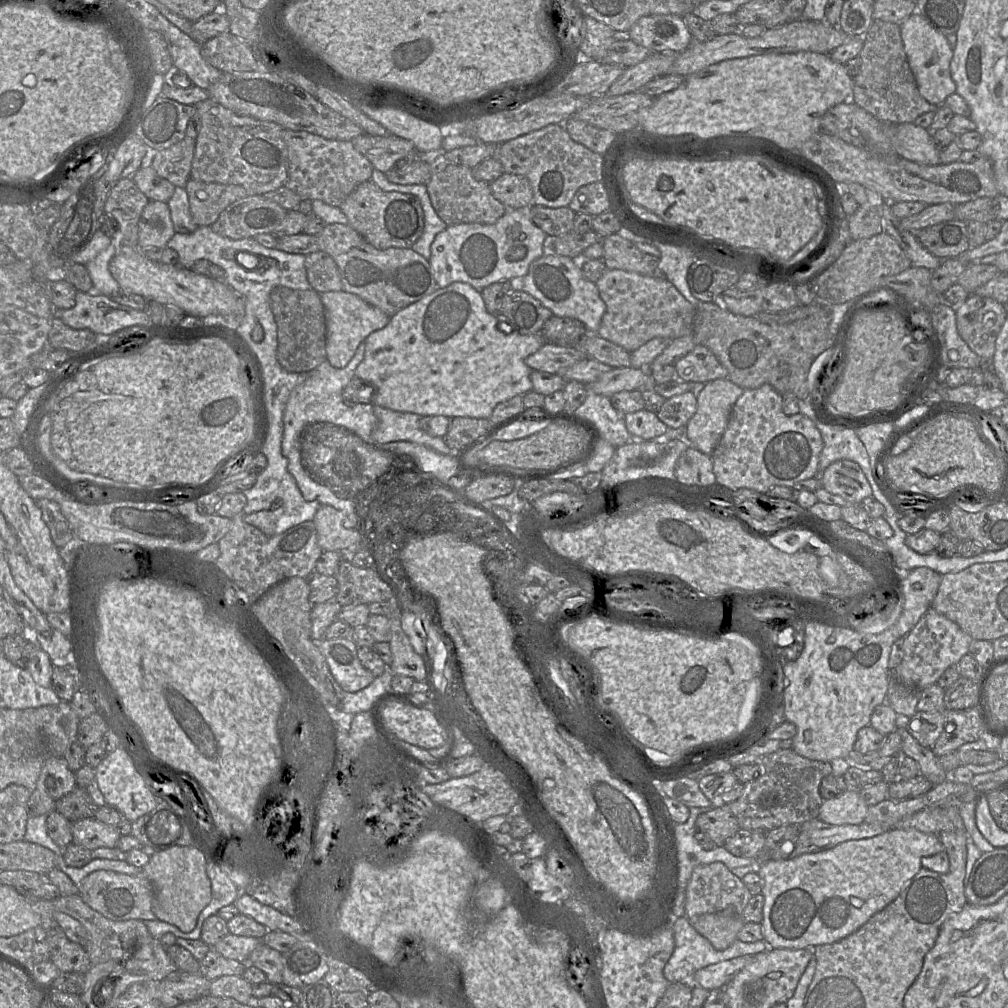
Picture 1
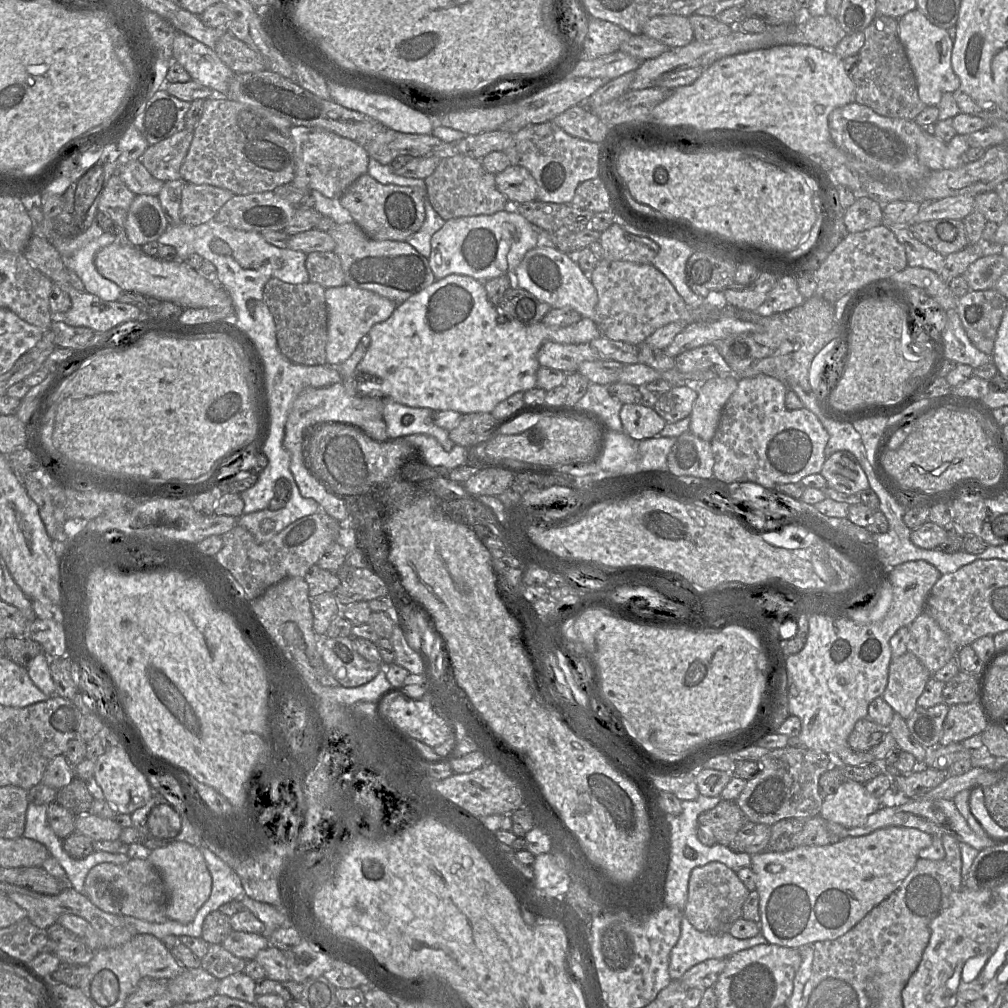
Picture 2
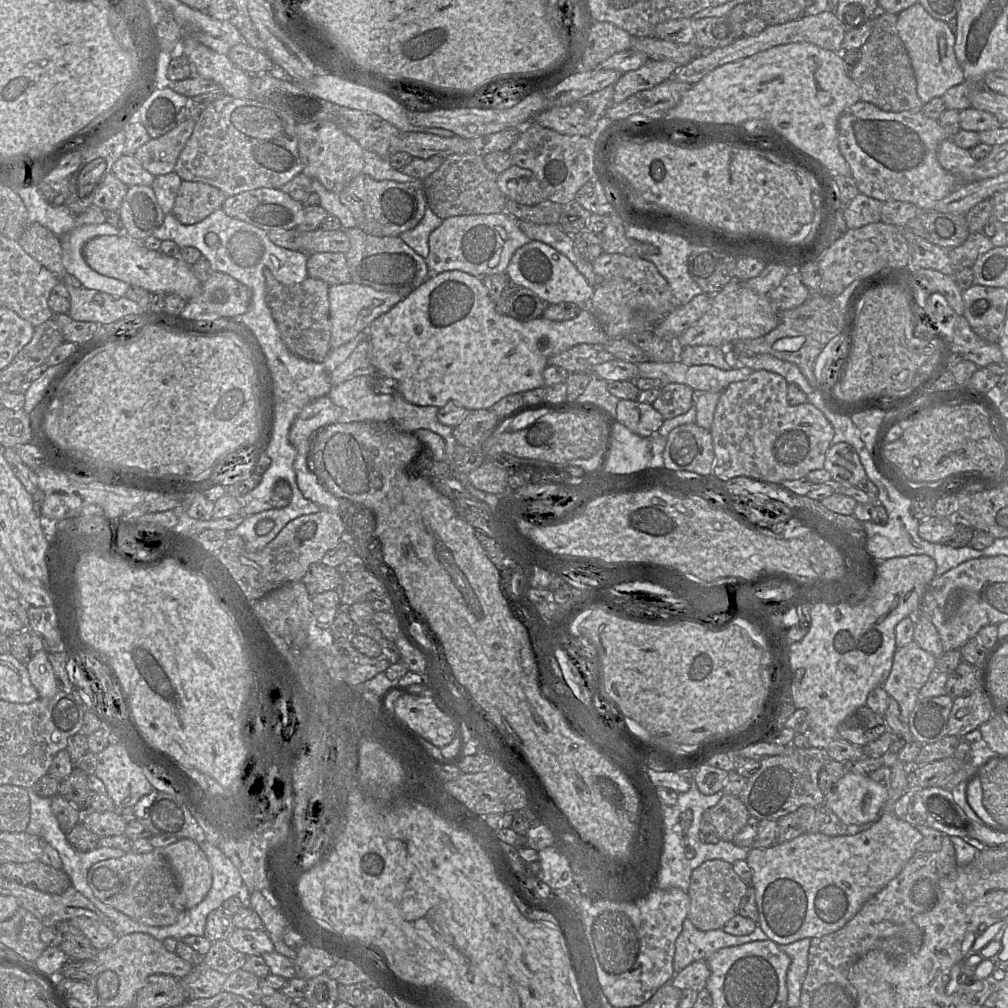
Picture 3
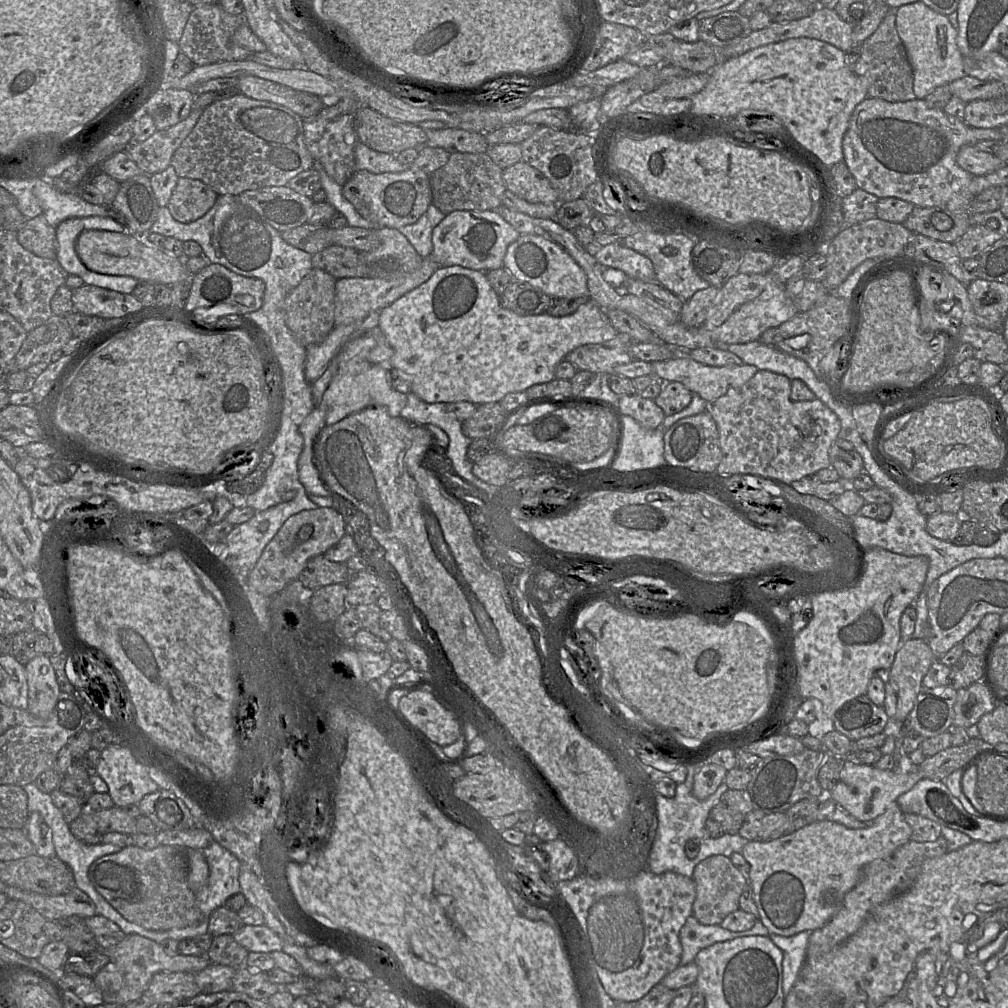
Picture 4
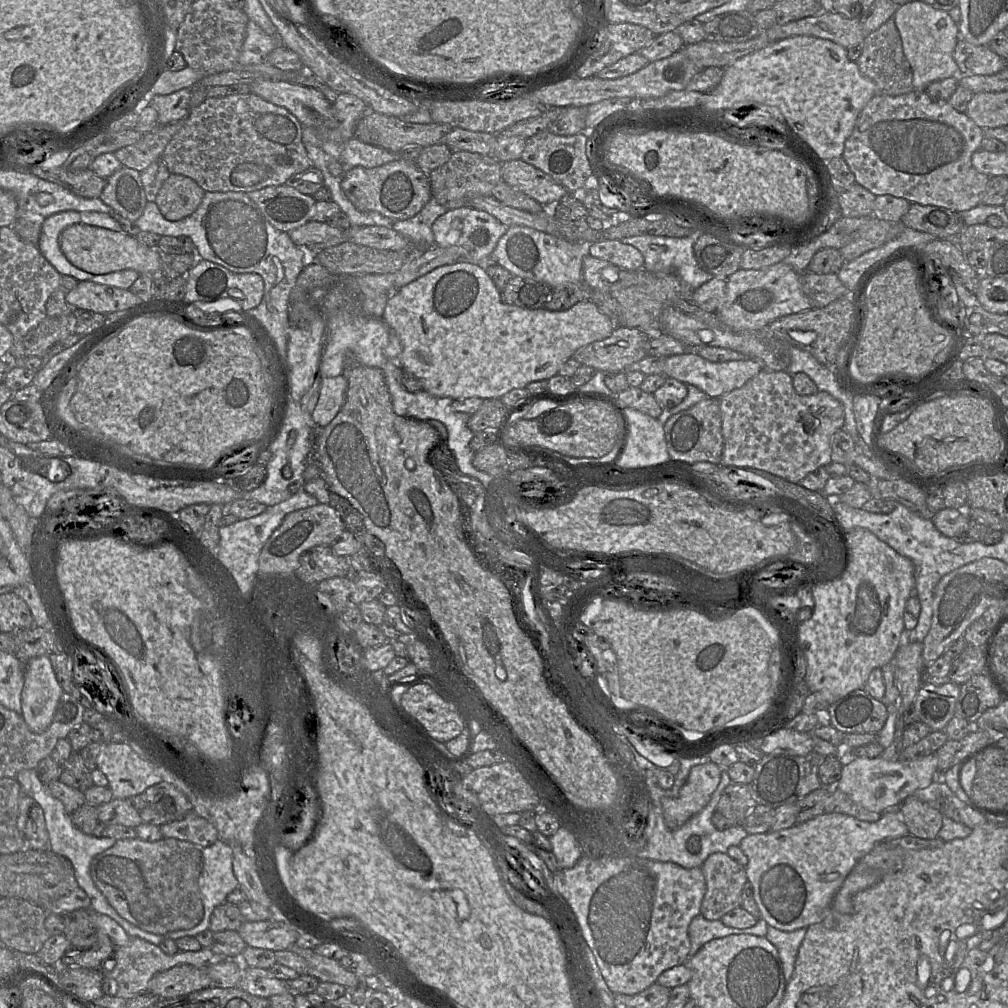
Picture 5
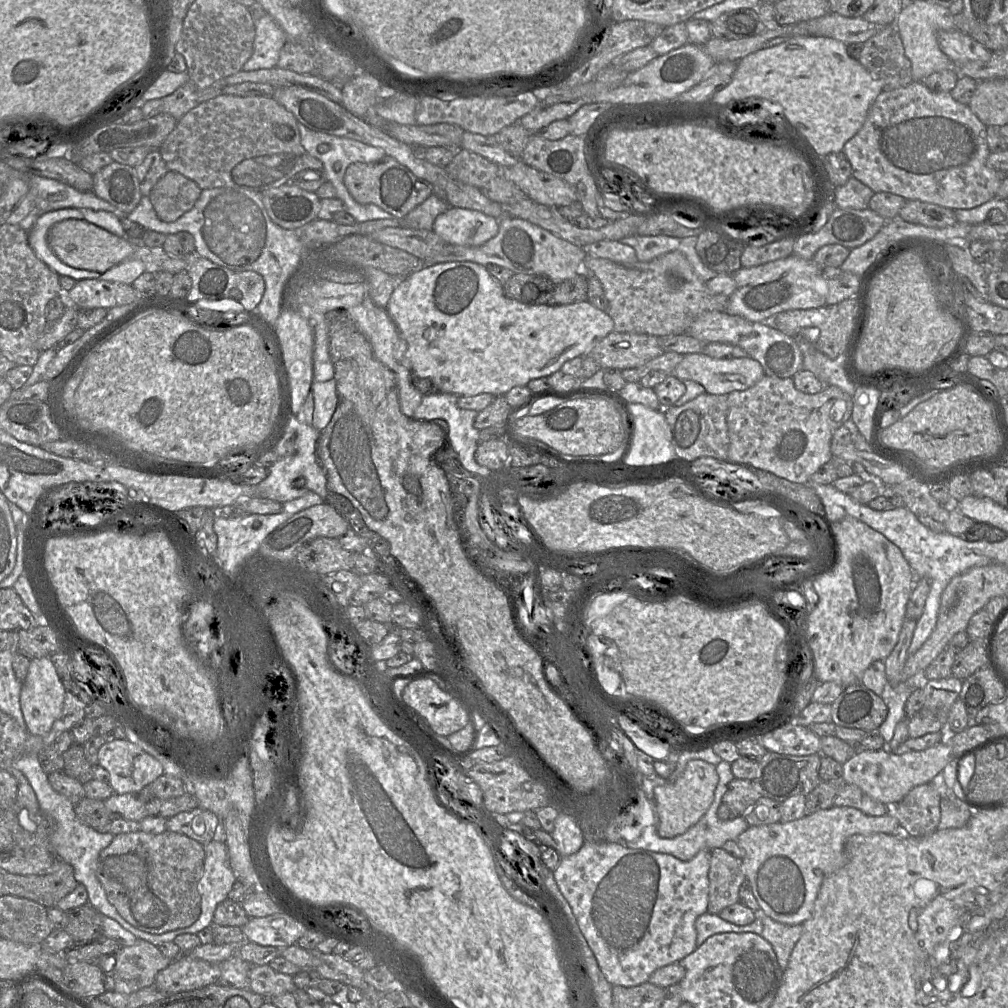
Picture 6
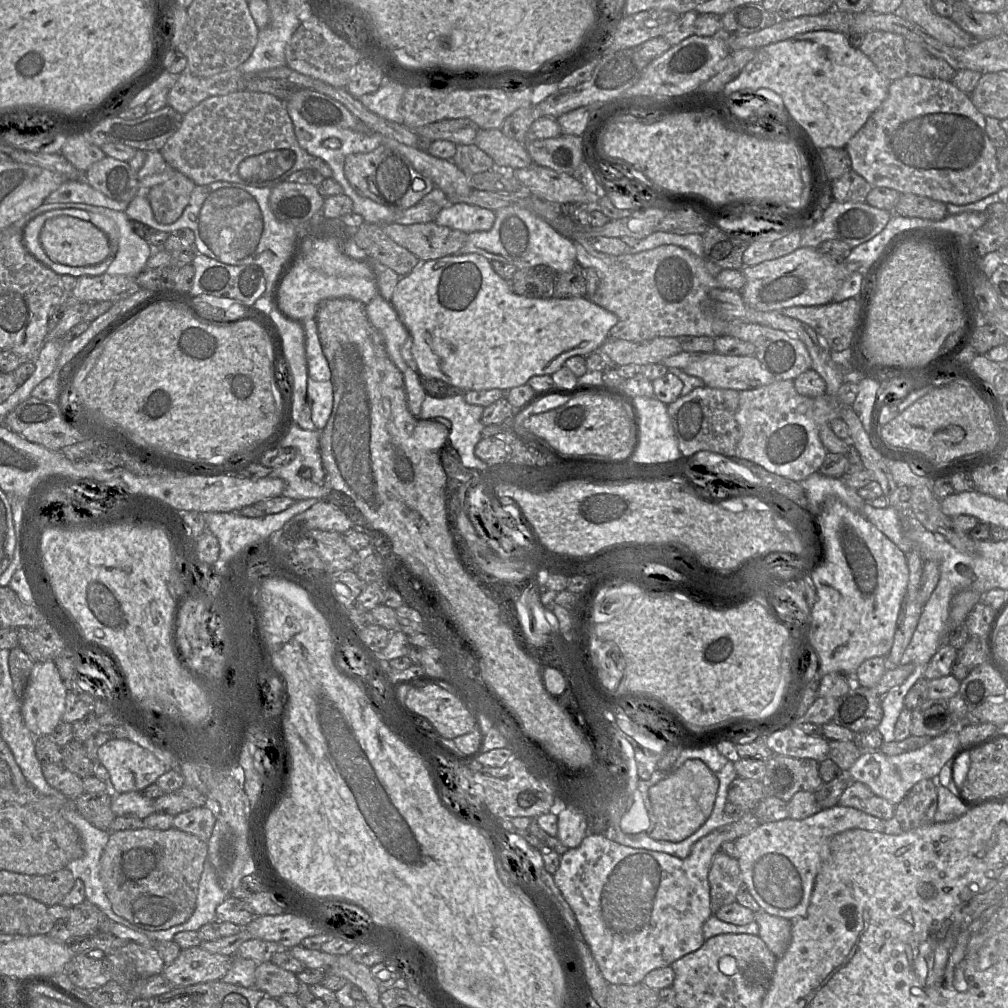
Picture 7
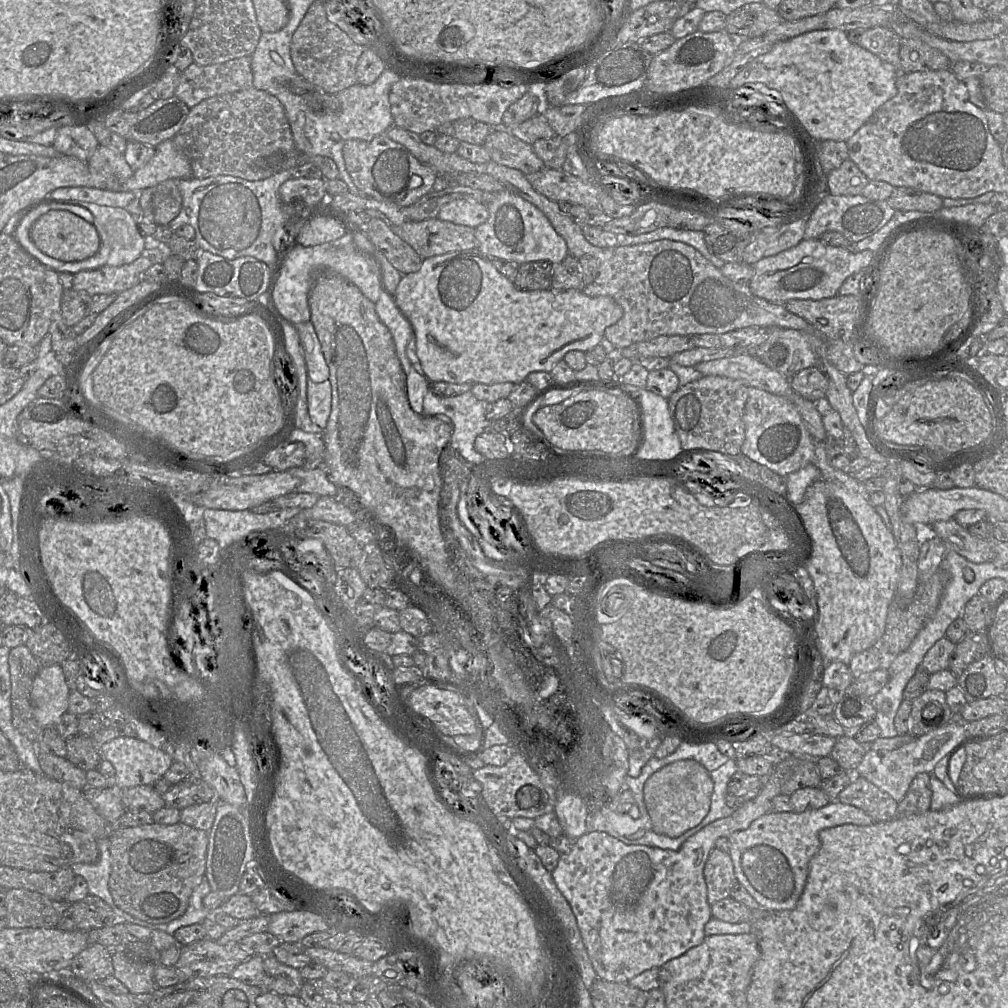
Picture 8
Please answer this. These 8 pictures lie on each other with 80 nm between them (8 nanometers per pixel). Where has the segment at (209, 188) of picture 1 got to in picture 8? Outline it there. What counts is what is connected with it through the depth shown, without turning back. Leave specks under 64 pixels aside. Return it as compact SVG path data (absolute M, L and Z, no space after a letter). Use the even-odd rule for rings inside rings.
M168 179L155 187L153 195L153 220L158 226L168 226L180 213L182 196L178 189L179 179Z

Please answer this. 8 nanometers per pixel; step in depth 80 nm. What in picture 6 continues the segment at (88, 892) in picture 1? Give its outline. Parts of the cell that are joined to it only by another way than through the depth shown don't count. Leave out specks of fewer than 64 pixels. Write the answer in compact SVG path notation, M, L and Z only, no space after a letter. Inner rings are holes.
M143 831L121 833L104 848L98 857L96 876L107 899L119 915L135 928L151 934L164 934L194 924L201 914L198 882L202 876L205 852L203 844L186 835L165 831L151 834Z

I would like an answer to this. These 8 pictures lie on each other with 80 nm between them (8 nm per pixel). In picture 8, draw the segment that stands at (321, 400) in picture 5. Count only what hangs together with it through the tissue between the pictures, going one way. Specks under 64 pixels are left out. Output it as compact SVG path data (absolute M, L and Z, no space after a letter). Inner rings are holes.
M307 377L307 405L312 422L325 429L332 410L332 386L329 379L315 383Z

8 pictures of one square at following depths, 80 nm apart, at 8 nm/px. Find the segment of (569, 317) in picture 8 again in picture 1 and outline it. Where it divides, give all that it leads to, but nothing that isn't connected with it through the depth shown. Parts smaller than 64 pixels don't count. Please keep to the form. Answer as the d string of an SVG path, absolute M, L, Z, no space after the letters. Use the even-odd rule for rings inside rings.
M454 282L444 288L438 288L430 295L398 311L390 317L388 324L384 328L369 334L364 342L366 345L364 358L355 370L355 377L367 380L376 386L376 396L372 405L397 412L418 414L422 417L445 416L450 419L455 417L488 419L497 404L516 395L524 395L532 391L533 384L530 379L532 369L526 365L525 359L537 352L545 343L548 343L543 338L542 331L540 334L535 335L521 335L514 331L510 334L500 332L497 329L497 319L487 312L480 291L463 282Z

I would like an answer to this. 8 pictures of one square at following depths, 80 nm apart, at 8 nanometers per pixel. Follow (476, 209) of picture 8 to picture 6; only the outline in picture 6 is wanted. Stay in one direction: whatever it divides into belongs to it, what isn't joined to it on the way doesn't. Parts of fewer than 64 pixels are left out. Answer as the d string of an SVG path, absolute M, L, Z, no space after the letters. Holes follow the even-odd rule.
M449 207L435 219L433 231L446 244L478 247L497 235L499 220L480 211Z

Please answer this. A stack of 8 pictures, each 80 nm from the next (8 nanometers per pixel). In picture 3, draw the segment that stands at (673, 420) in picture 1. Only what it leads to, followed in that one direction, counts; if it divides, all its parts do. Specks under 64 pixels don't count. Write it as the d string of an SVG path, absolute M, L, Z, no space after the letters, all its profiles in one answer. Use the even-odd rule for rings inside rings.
M670 383L665 385L652 404L664 418L672 419L689 411L693 401L693 389L688 385Z

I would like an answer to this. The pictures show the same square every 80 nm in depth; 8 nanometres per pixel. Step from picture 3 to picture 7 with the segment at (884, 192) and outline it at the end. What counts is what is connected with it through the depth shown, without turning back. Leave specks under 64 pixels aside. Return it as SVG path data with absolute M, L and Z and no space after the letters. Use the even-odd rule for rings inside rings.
M907 75L890 82L887 97L869 116L860 130L847 142L845 149L851 159L851 169L862 176L872 187L887 187L899 193L912 193L956 205L973 203L997 192L1003 192L1004 195L1006 190L1003 187L1003 178L998 169L998 149L993 145L986 132L986 116L979 112L972 103L970 94L958 89L951 81Z

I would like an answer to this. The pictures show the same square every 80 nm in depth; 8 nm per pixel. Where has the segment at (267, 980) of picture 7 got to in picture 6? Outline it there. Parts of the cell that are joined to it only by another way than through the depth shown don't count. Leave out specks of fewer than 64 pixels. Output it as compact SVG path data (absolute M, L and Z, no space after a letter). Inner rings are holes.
M269 964L251 966L249 989L266 999L295 990L293 976L274 971Z

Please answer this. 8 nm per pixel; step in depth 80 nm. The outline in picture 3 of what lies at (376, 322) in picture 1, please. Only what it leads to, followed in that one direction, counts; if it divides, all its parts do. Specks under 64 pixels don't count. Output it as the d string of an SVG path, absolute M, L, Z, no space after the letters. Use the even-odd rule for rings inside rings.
M356 283L329 286L330 350L354 339L359 333L365 331L376 318L388 312L403 298L398 293L379 291Z

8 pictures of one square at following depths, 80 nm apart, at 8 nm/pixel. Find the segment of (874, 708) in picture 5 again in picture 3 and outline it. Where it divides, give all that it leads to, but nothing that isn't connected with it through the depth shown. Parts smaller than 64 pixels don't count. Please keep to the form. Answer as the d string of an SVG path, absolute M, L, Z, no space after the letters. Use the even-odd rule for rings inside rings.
M867 705L856 709L838 726L838 735L843 739L865 746L890 731L884 716L874 713Z

